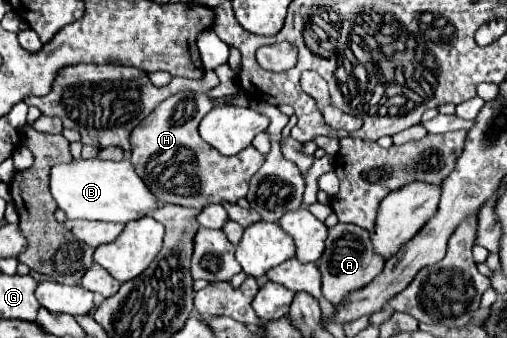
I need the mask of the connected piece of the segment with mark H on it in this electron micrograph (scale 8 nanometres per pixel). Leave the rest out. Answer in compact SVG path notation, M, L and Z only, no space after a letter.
M177 93L165 99L131 133L131 163L159 201L201 209L211 203L237 203L247 195L249 179L263 165L265 155L247 147L239 155L223 157L205 143L197 127L213 107L215 103L207 93Z

